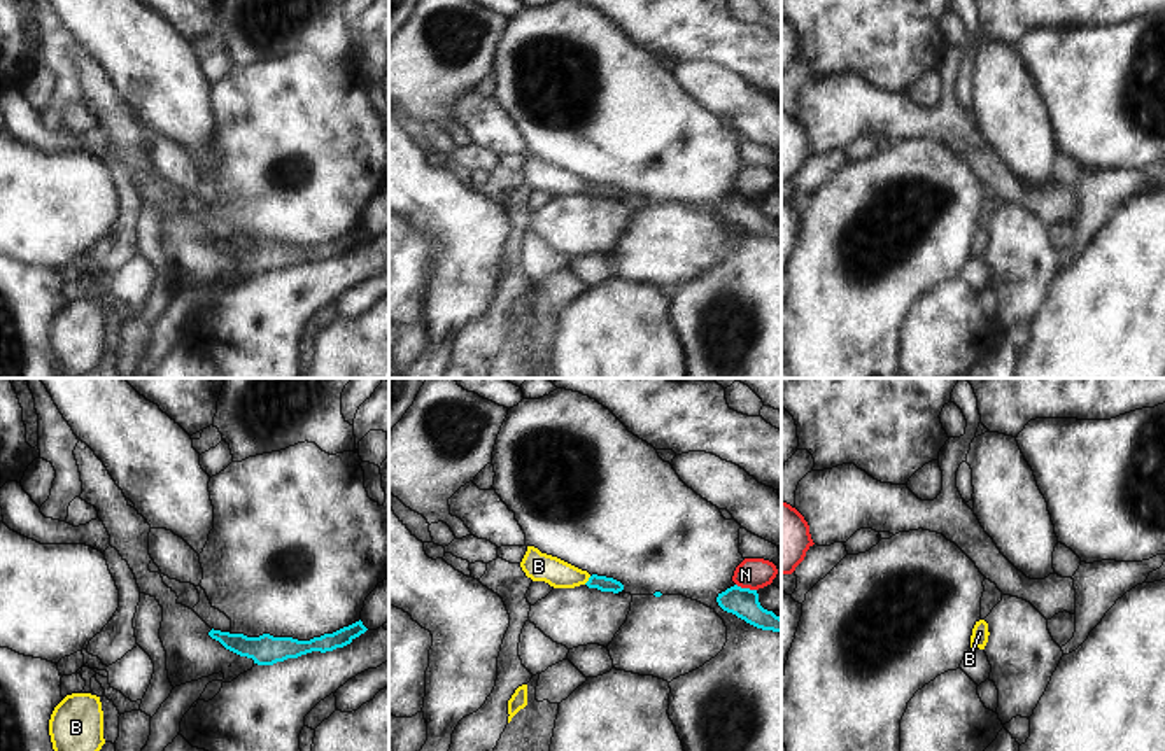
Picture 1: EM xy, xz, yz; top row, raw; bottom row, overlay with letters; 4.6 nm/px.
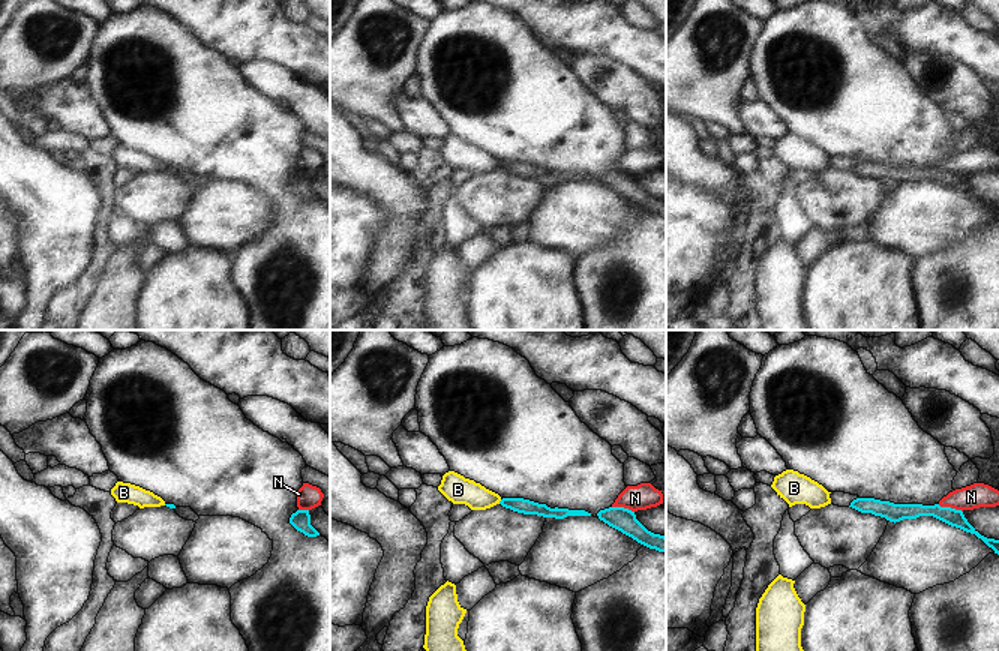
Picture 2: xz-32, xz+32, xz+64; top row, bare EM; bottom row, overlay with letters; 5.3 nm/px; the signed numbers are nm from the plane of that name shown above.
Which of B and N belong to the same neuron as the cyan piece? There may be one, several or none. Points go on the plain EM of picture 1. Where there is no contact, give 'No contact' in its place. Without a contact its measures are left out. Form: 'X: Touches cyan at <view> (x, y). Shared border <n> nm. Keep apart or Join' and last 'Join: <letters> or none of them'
B: Touches cyan at xz (589, 188). Shared border 50 nm. Join
N: Touches cyan at xz (747, 196). Shared border 100 nm. Keep apart
Join: B

